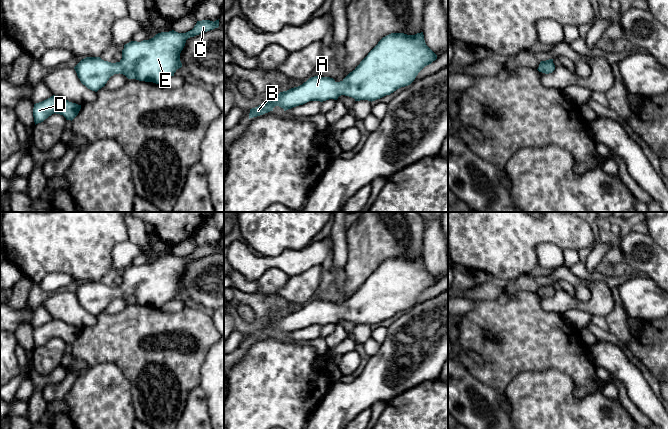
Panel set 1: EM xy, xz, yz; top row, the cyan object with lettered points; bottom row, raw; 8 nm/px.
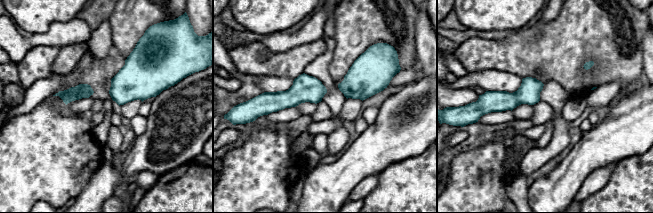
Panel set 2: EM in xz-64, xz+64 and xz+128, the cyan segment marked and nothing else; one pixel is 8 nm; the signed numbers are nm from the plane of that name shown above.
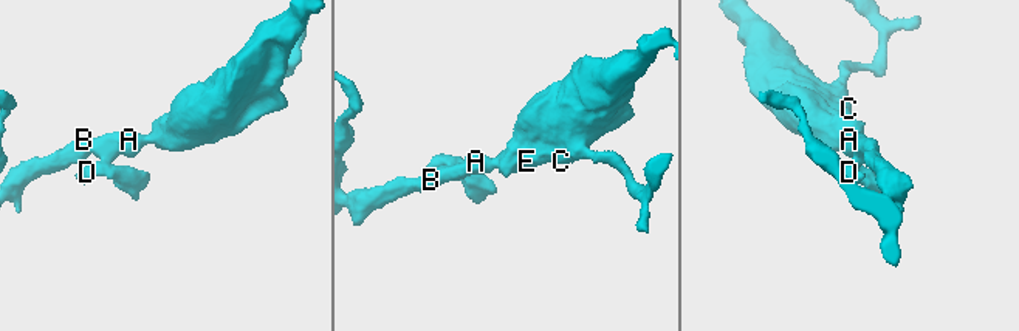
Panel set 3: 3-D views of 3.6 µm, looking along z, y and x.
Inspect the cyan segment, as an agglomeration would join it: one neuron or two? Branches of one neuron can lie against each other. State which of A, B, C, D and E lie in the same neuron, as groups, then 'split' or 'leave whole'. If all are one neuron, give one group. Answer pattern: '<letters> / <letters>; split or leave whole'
A B C D E; leave whole

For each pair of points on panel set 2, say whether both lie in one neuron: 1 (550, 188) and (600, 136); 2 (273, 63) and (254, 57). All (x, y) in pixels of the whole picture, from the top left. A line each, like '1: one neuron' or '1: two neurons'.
1: one neuron
2: one neuron

